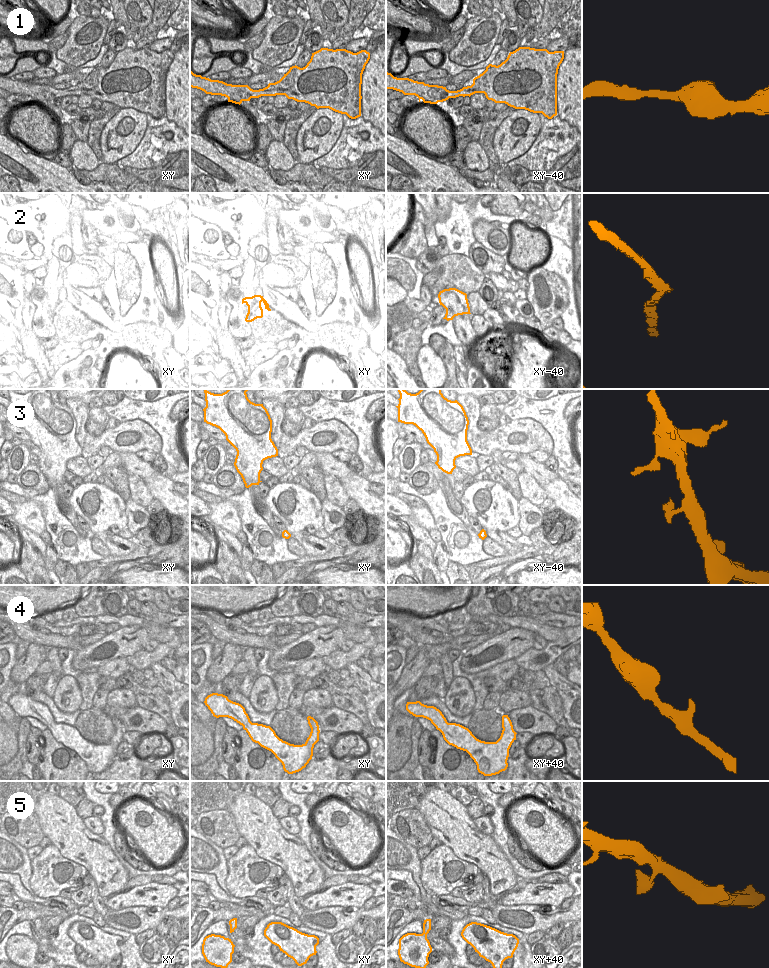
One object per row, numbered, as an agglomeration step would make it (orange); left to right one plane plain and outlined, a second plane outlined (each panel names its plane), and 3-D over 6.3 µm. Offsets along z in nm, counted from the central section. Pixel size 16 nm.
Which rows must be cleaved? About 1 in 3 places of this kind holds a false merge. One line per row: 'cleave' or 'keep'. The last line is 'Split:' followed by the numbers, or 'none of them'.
1: keep
2: cleave
3: keep
4: keep
5: keep
Split: 2

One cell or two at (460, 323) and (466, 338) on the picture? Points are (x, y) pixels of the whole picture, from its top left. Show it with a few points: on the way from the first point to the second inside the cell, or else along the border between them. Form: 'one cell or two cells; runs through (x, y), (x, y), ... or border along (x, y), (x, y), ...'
one cell; runs through (462, 327), (466, 334)

